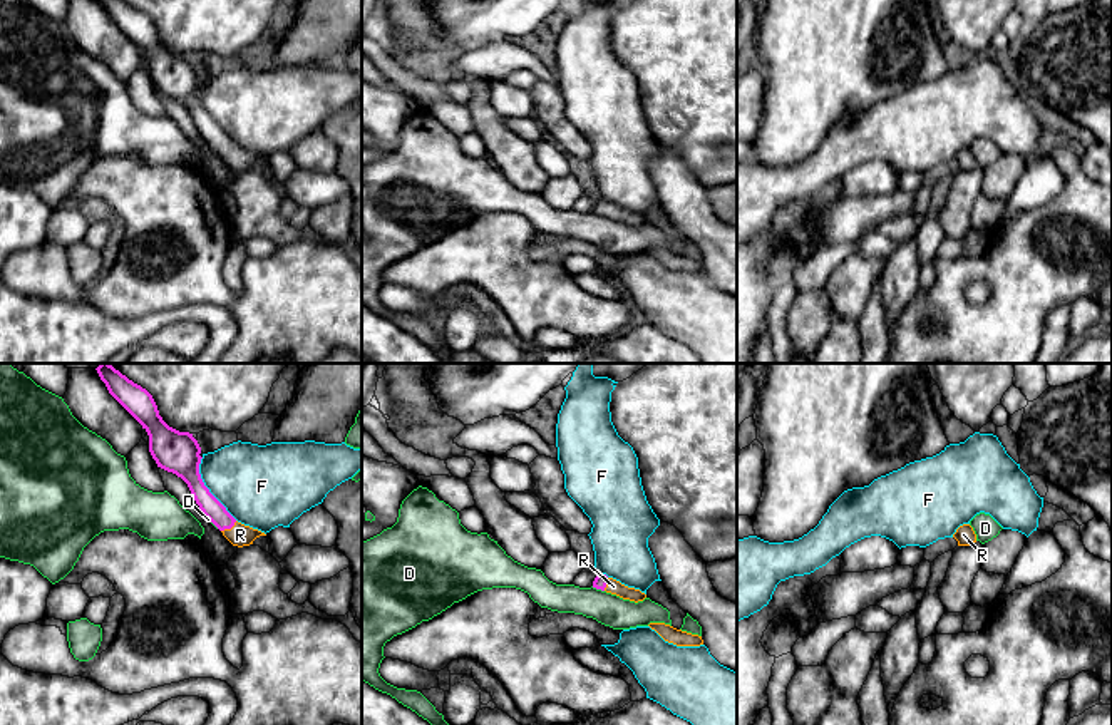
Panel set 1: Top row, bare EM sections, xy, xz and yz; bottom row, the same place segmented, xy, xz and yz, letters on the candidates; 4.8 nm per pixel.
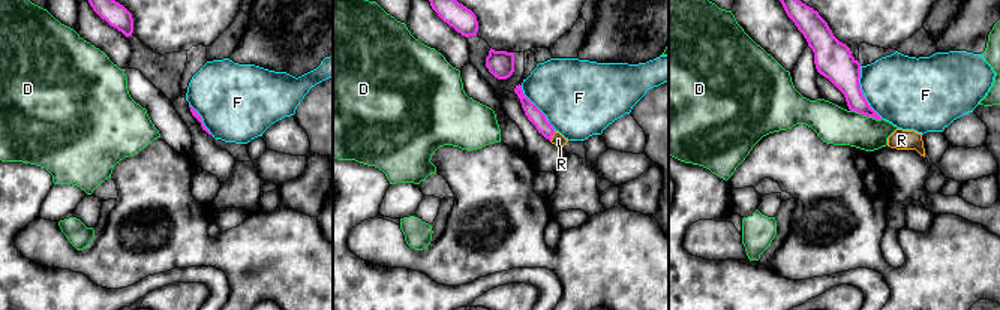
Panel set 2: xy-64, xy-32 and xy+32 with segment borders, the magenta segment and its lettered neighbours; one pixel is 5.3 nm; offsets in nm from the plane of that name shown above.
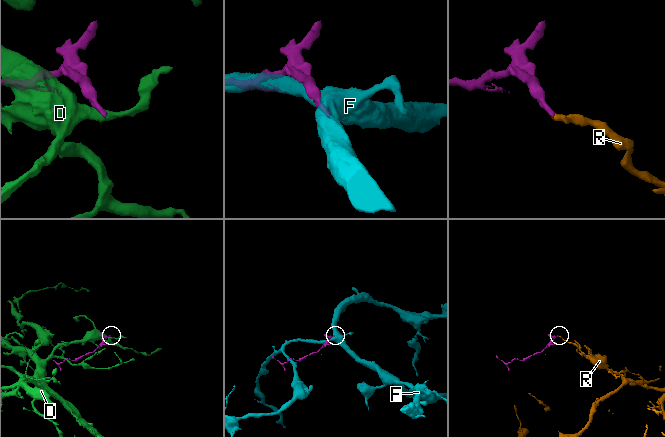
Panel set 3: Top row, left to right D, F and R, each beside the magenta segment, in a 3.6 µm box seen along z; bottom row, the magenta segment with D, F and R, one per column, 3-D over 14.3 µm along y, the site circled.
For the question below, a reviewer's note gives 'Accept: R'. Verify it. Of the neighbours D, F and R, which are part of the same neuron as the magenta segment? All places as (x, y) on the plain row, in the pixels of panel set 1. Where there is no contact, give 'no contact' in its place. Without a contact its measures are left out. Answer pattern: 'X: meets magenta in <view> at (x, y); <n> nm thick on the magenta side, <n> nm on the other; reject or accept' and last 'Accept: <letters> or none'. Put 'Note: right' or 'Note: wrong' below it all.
D: meets magenta in xz at (598, 213); 70 nm thick on the magenta side, 160 nm on the other; reject
F: meets magenta in xy at (208, 114); 200 nm thick on the magenta side, 400 nm on the other; reject
R: meets magenta in xy at (228, 153); 100 nm thick on the magenta side, 110 nm on the other; accept
Accept: R
Note: right

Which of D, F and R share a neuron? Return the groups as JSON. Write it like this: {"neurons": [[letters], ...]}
{"neurons": [["D"], ["F"], ["R"]]}

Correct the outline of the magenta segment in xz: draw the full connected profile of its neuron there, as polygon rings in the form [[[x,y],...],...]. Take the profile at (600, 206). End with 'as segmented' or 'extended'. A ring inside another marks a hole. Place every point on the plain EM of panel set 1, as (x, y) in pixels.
[[[598,198],[598,201],[593,206],[593,213],[616,219],[623,224],[630,224],[630,226],[643,226],[646,223],[645,218],[641,218],[640,214],[635,213],[628,213],[625,209],[621,209],[620,206],[608,203],[606,199]]]; extended

